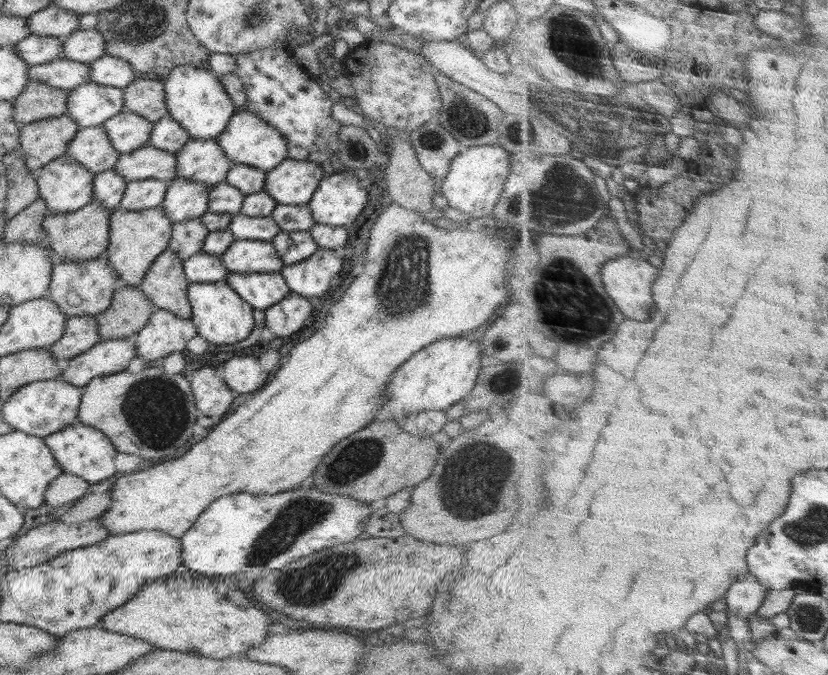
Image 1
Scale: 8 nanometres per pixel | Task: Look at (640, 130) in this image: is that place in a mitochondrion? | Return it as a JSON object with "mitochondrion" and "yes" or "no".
{"mitochondrion":"yes"}

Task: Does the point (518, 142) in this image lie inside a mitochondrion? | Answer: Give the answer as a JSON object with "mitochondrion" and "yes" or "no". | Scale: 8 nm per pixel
{"mitochondrion":"yes"}

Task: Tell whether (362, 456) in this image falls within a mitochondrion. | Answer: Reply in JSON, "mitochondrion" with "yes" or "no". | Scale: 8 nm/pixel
{"mitochondrion":"yes"}

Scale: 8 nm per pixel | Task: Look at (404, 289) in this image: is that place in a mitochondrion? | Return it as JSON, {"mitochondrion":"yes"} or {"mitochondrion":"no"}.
{"mitochondrion":"yes"}

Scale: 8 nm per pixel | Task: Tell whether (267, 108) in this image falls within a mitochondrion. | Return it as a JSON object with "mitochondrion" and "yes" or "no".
{"mitochondrion":"no"}

